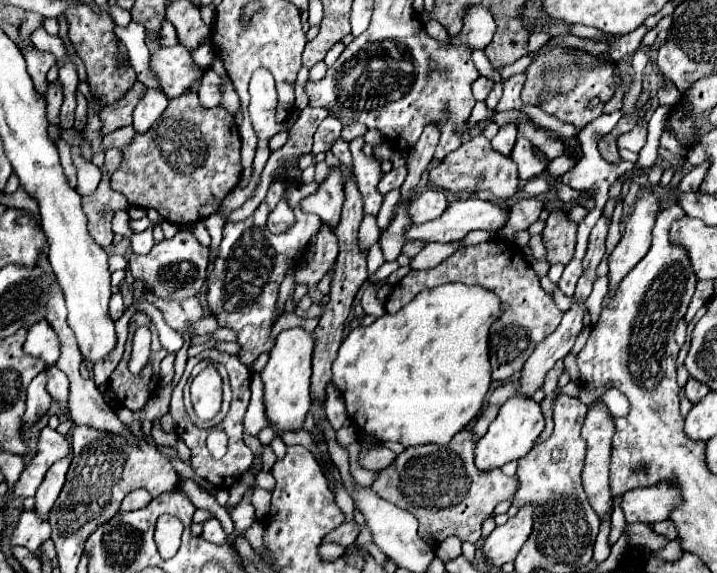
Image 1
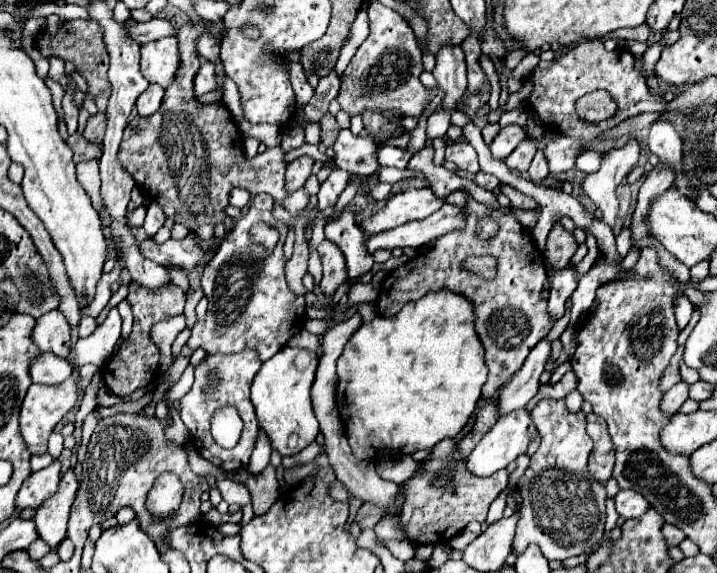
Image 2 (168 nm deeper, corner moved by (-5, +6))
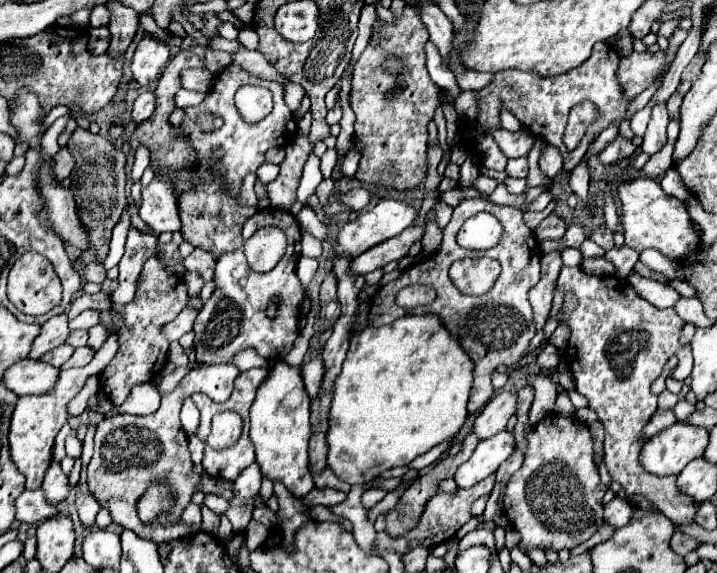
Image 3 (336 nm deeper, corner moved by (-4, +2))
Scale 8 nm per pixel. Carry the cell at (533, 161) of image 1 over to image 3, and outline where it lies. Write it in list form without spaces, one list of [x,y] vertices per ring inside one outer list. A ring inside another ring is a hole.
[[[518,157],[518,159],[508,159],[508,165],[506,165],[506,173],[510,177],[518,177],[518,179],[524,179],[528,175],[528,159],[526,157]]]

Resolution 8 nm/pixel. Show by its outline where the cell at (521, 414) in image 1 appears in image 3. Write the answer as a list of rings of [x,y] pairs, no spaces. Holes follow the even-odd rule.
[[[502,431],[490,439],[480,441],[478,447],[474,449],[472,457],[458,467],[458,471],[454,475],[456,485],[460,489],[468,489],[468,487],[476,485],[478,481],[486,479],[512,455],[514,447],[516,447],[514,435],[508,431]]]

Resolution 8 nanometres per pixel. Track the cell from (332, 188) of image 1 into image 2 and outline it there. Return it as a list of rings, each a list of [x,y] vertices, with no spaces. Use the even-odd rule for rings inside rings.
[[[345,207],[335,221],[325,225],[325,237],[333,241],[347,259],[349,279],[355,279],[373,267],[373,257],[365,251],[365,237],[355,221],[355,213]]]

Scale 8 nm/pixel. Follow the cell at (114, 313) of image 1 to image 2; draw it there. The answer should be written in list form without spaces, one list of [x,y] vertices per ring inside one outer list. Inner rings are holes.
[[[113,307],[107,315],[107,319],[101,323],[101,327],[87,339],[79,339],[75,343],[75,347],[71,349],[71,357],[69,361],[75,367],[93,363],[97,367],[103,367],[111,355],[113,355],[113,347],[115,341],[121,337],[121,315],[117,311],[117,307]]]

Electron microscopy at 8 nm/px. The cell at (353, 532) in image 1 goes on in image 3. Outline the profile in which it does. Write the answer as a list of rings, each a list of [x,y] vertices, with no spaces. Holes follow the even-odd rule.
[[[470,433],[464,439],[464,447],[458,455],[448,457],[442,463],[438,463],[436,467],[432,467],[430,473],[420,477],[412,487],[408,487],[402,493],[398,505],[386,517],[386,533],[390,537],[402,537],[418,525],[422,511],[426,509],[426,503],[438,493],[440,481],[454,477],[458,465],[462,465],[472,455],[476,445],[478,445],[478,439]]]

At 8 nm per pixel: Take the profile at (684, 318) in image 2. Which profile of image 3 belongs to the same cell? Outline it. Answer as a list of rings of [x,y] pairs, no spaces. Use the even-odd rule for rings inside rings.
[[[630,273],[628,277],[628,283],[650,303],[654,303],[656,307],[674,307],[676,301],[680,299],[680,295],[668,287],[668,285],[662,285],[658,281],[652,281],[652,279],[644,279],[640,277],[638,273]]]

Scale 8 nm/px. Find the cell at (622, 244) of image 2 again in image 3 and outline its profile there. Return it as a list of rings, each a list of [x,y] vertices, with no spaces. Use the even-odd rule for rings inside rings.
[[[638,177],[618,185],[618,199],[620,199],[620,217],[622,229],[626,237],[626,245],[634,251],[644,251],[648,247],[658,249],[670,259],[680,259],[688,251],[696,249],[698,245],[698,231],[692,229],[692,219],[682,201],[676,197],[666,195],[660,189],[660,183],[650,177]]]

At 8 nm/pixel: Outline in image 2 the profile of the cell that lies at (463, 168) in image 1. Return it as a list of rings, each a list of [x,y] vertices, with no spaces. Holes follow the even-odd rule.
[[[501,183],[499,187],[501,187],[501,193],[509,197],[509,201],[511,201],[513,207],[517,207],[517,209],[535,209],[535,207],[537,207],[537,203],[535,203],[533,199],[529,199],[529,197],[523,195],[521,191],[517,191],[515,187],[511,187],[511,185],[507,185],[507,183]]]

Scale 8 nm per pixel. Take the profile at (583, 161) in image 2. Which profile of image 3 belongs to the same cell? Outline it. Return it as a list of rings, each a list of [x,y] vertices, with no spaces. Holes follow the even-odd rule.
[[[620,133],[616,135],[614,141],[606,145],[606,149],[600,153],[600,161],[610,165],[610,163],[620,163],[622,159],[630,159],[636,153],[636,147],[632,145],[630,139],[622,137]]]

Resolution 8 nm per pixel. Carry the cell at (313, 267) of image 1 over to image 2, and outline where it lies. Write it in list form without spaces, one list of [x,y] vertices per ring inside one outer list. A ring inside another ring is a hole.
[[[329,239],[321,241],[321,245],[317,247],[317,253],[323,263],[323,279],[321,279],[319,287],[325,297],[331,297],[337,291],[337,287],[347,281],[345,257],[339,251],[339,247],[333,245]]]

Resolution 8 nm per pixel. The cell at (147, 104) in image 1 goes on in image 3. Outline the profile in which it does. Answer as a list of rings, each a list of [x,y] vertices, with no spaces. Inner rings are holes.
[[[146,91],[142,93],[136,101],[134,101],[134,107],[132,107],[132,121],[134,123],[142,123],[146,121],[156,109],[156,99],[154,99],[154,93],[152,91]]]

